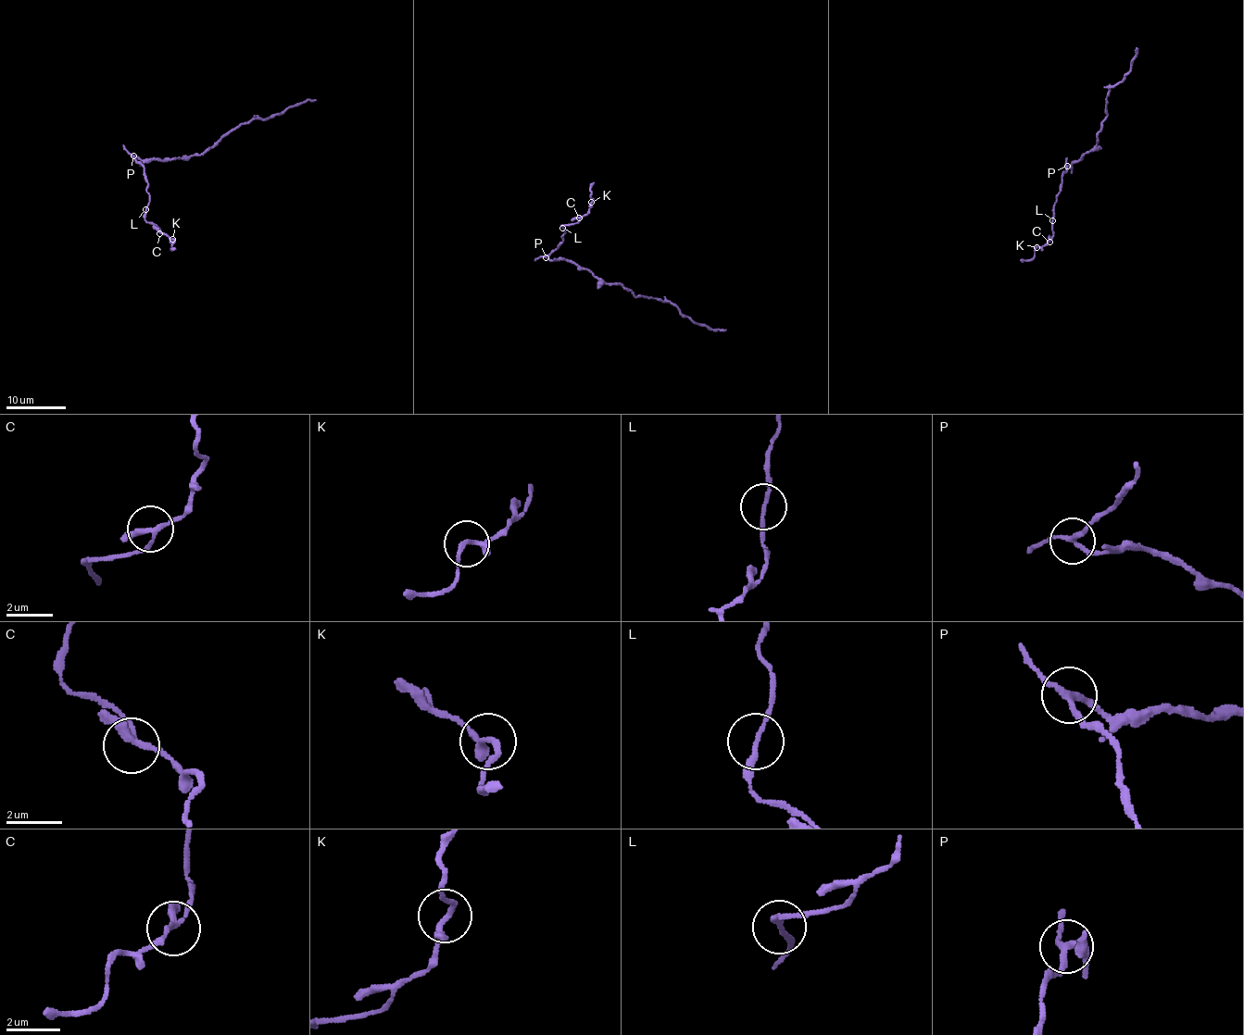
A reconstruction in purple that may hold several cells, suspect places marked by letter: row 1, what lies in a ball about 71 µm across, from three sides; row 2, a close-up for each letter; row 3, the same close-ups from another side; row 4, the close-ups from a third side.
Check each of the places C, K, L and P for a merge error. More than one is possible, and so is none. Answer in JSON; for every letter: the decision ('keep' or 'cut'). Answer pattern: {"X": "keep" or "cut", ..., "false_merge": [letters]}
{"C": "keep", "K": "keep", "L": "keep", "P": "cut", "false_merge": ["P"]}

